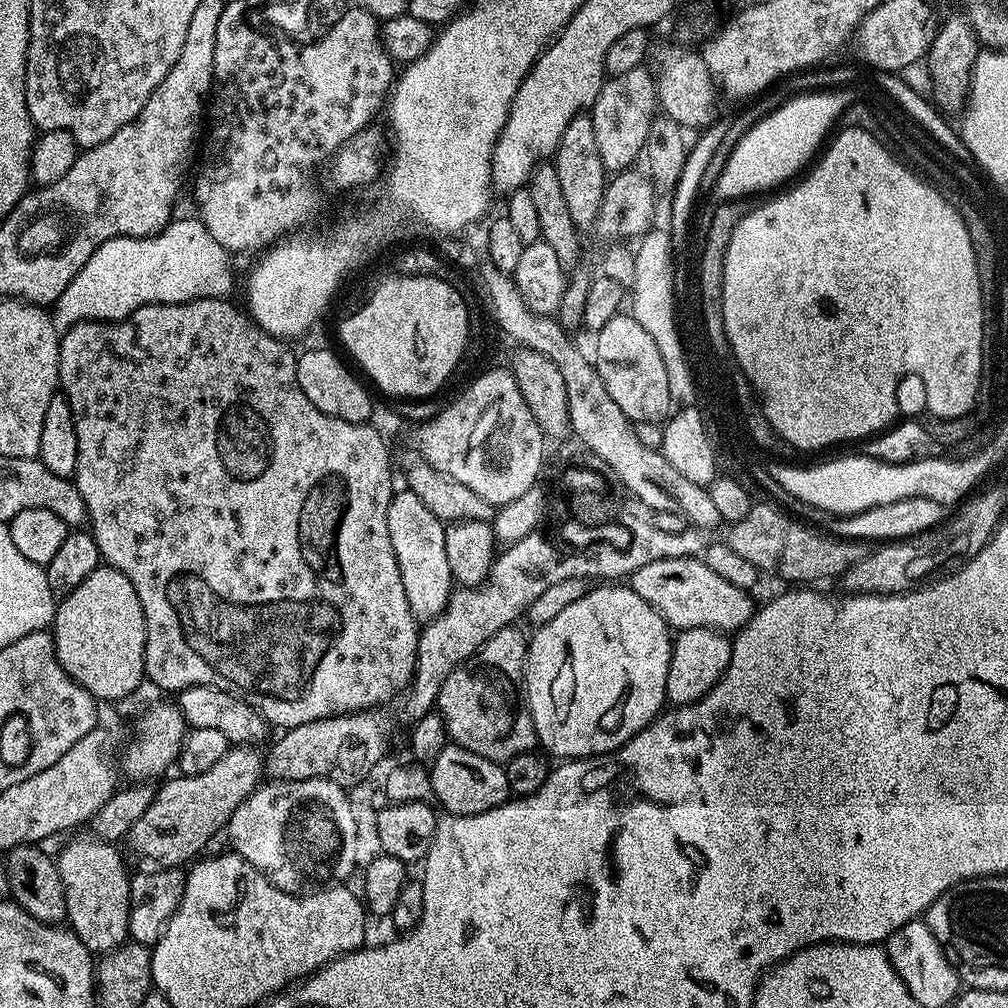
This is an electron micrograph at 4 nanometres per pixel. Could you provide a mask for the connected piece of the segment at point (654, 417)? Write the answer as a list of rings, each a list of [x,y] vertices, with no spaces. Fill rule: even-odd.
[[[617,314],[614,318],[610,318],[610,322],[606,322],[606,326],[598,329],[595,336],[596,369],[604,380],[606,390],[610,390],[610,398],[618,402],[622,414],[626,414],[626,418],[636,424],[663,421],[673,411],[674,401],[670,394],[670,382],[666,378],[666,362],[662,362],[662,354],[658,354],[658,346],[654,346],[654,338],[650,338],[650,334],[646,334],[646,330],[642,330],[640,323],[630,314]]]

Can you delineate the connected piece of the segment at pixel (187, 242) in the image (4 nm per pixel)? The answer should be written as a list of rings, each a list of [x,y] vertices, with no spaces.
[[[199,218],[192,220],[173,219],[164,229],[153,236],[116,236],[110,241],[110,249],[101,250],[96,253],[94,259],[89,263],[86,269],[86,277],[88,276],[88,284],[77,282],[69,286],[66,293],[66,301],[68,300],[68,316],[69,321],[79,322],[81,320],[124,320],[134,310],[138,310],[147,304],[185,304],[191,300],[210,300],[213,298],[224,298],[229,294],[232,288],[232,260],[233,257],[218,242],[214,242],[214,234],[210,234],[210,230],[206,230],[206,226]]]

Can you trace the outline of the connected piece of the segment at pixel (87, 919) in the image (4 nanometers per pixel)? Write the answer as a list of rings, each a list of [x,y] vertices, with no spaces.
[[[72,840],[56,860],[56,868],[66,890],[67,923],[78,939],[93,954],[107,954],[121,948],[129,939],[128,919],[130,918],[130,872],[124,869],[124,860],[116,853],[117,845],[107,840]]]

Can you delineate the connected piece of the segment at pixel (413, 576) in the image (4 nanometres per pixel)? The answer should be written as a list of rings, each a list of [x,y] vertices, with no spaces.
[[[401,490],[393,495],[388,507],[388,525],[390,526],[390,546],[394,546],[394,558],[398,558],[402,586],[406,589],[406,602],[410,602],[410,610],[416,615],[417,621],[433,620],[438,614],[442,614],[454,591],[450,562],[446,558],[445,521],[430,514],[430,510],[426,510],[426,505],[422,502],[422,498],[418,498],[418,494]]]

